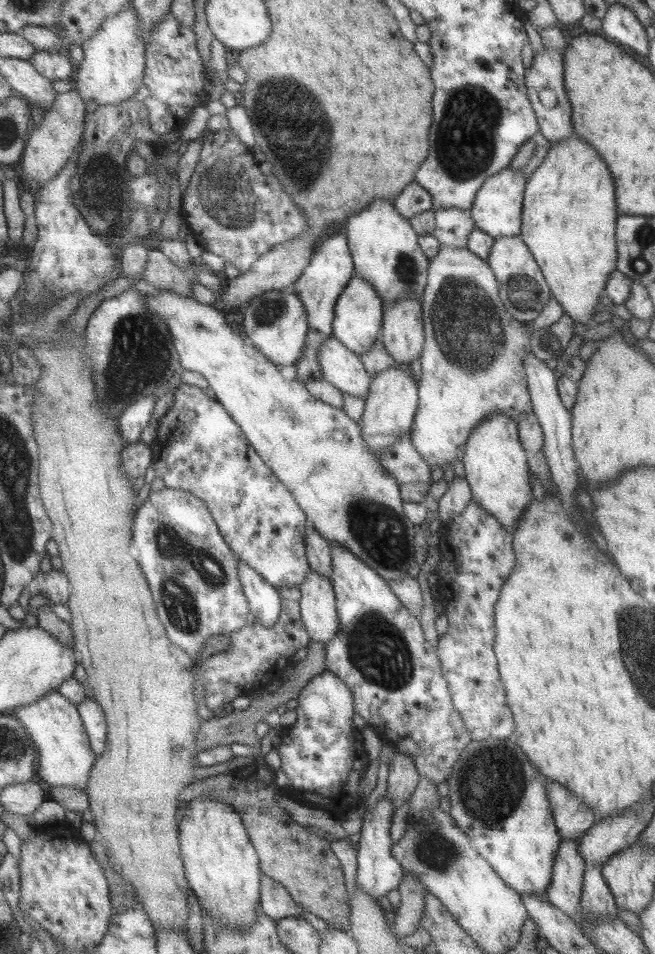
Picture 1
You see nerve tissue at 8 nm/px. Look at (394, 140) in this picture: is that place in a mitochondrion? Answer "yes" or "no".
no

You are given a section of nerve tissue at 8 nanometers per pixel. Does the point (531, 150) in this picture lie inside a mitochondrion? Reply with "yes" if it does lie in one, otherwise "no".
yes

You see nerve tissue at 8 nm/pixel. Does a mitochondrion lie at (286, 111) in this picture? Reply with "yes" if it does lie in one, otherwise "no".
yes

